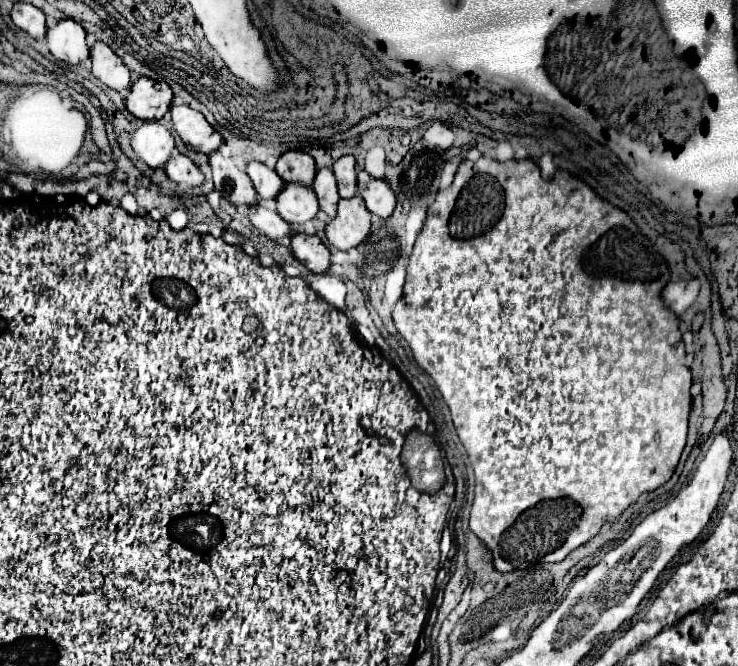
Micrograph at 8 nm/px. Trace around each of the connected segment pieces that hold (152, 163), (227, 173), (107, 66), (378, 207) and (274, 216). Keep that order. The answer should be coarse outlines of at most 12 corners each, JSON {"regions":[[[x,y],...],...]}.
{"regions":[[[158,121],[132,135],[132,149],[152,169],[164,167],[176,145]],[[220,151],[210,155],[216,191],[232,205],[256,203],[250,177]],[[106,43],[90,49],[92,73],[114,91],[130,89],[130,69]],[[358,173],[358,193],[372,215],[392,215],[396,199],[384,179]],[[250,207],[250,221],[272,241],[290,241],[292,227],[276,211]]]}

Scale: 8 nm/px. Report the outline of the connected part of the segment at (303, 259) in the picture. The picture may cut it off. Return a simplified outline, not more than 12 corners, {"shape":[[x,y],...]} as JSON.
{"shape":[[292,235],[292,253],[312,273],[330,271],[330,251],[314,235]]}

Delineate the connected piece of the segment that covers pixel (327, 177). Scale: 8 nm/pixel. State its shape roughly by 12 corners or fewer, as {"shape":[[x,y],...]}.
{"shape":[[320,169],[312,183],[320,209],[336,215],[338,195],[332,169]]}

